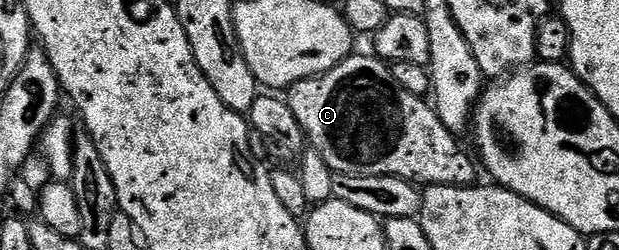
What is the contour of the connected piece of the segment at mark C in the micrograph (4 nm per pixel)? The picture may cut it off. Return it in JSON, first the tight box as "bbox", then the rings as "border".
{"bbox":[285,52,479,188],"border":[[[359,52],[351,53],[350,57],[345,58],[343,62],[340,64],[336,64],[336,68],[332,68],[328,72],[324,72],[323,74],[315,74],[312,78],[305,78],[304,80],[300,80],[296,84],[292,84],[288,88],[288,93],[285,95],[286,103],[292,108],[292,112],[296,116],[296,120],[300,124],[300,128],[306,134],[306,141],[309,145],[314,149],[316,153],[320,156],[324,156],[324,162],[328,164],[328,168],[333,171],[334,174],[359,174],[360,176],[392,176],[393,178],[403,178],[406,182],[412,182],[417,184],[419,187],[425,188],[427,186],[472,186],[475,185],[479,181],[478,178],[478,170],[479,167],[476,165],[475,159],[472,157],[470,159],[470,154],[465,150],[464,147],[461,146],[459,135],[453,134],[448,128],[444,128],[444,124],[440,120],[440,116],[434,110],[433,105],[426,98],[417,98],[416,96],[412,96],[412,92],[408,92],[408,88],[400,88],[400,84],[396,80],[396,76],[392,76],[392,72],[390,71],[390,66],[387,63],[383,62],[381,58],[377,56],[371,56],[369,53],[366,54],[358,54]]]}

